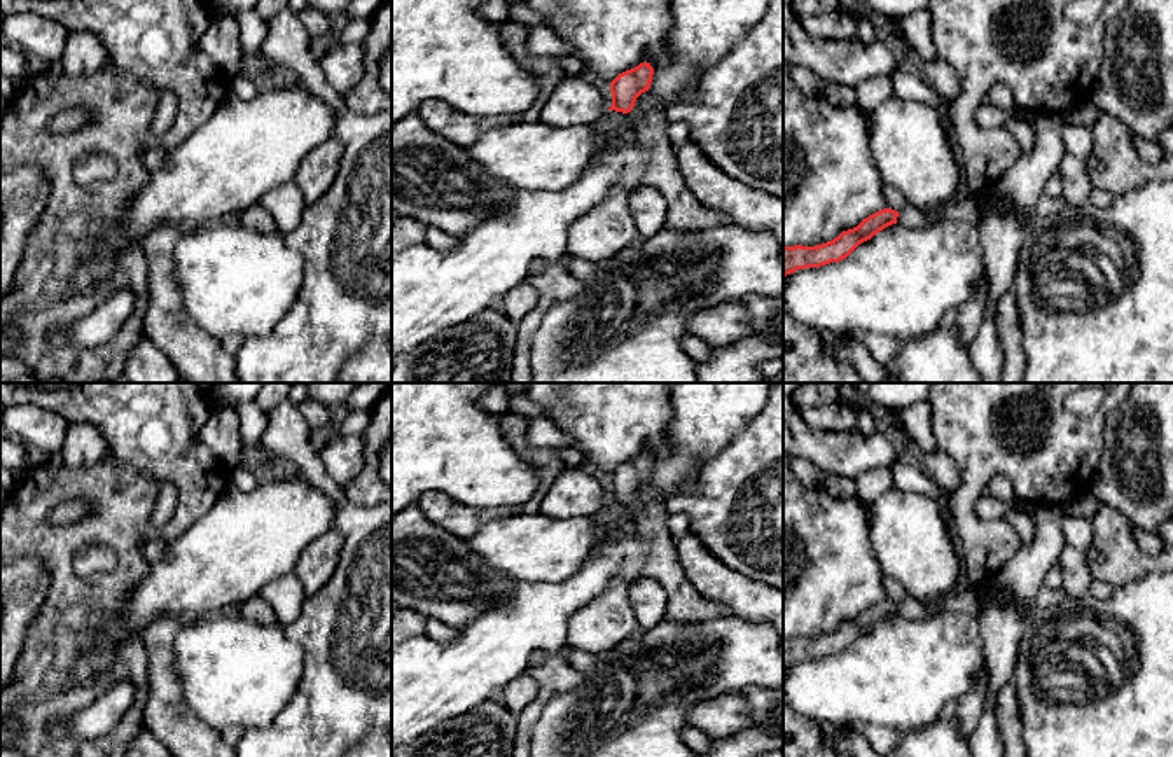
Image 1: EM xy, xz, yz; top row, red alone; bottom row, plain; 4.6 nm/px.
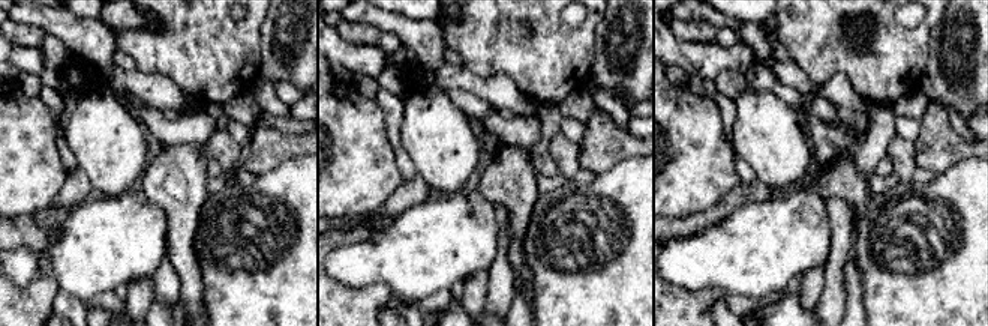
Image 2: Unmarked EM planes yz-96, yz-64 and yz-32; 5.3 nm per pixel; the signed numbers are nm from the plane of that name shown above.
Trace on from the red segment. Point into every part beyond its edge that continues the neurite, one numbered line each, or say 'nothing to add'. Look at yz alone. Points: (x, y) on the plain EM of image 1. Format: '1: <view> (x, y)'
1: yz (967, 602)

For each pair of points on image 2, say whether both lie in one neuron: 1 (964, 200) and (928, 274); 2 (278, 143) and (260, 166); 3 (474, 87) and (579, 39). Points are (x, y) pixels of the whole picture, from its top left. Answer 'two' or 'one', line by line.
1: one
2: one
3: two

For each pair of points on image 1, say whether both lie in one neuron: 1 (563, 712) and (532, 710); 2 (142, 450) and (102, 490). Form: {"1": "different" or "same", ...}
{"1": "different", "2": "same"}

